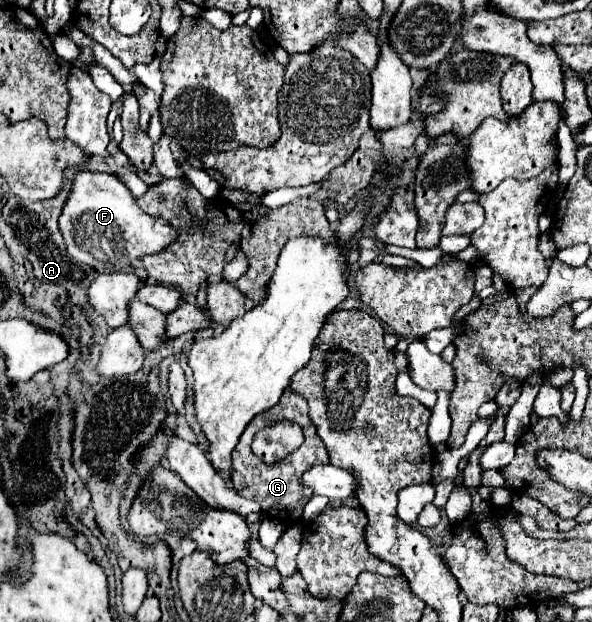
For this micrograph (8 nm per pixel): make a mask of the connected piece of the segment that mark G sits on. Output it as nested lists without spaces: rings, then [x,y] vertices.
[[[290,391],[290,393],[284,393],[284,397],[280,399],[278,405],[280,405],[280,409],[276,409],[276,407],[272,409],[272,423],[280,423],[284,419],[292,419],[294,423],[300,423],[300,427],[304,427],[304,443],[300,445],[300,449],[296,449],[292,455],[288,455],[288,459],[280,459],[280,463],[276,463],[276,465],[260,463],[260,459],[256,459],[256,455],[252,455],[250,445],[252,445],[256,431],[268,427],[266,425],[268,421],[252,421],[248,425],[248,429],[244,431],[244,435],[240,437],[236,451],[232,453],[232,483],[234,483],[234,489],[236,489],[238,495],[242,495],[246,499],[254,499],[256,503],[260,503],[262,511],[268,517],[274,517],[284,525],[296,525],[302,519],[304,505],[310,501],[310,499],[304,499],[304,497],[312,495],[310,489],[300,485],[300,475],[302,475],[304,469],[308,469],[312,465],[328,463],[328,455],[326,455],[326,449],[324,449],[324,443],[316,435],[316,427],[312,425],[310,417],[308,417],[306,401],[300,395],[296,395],[294,391]]]

